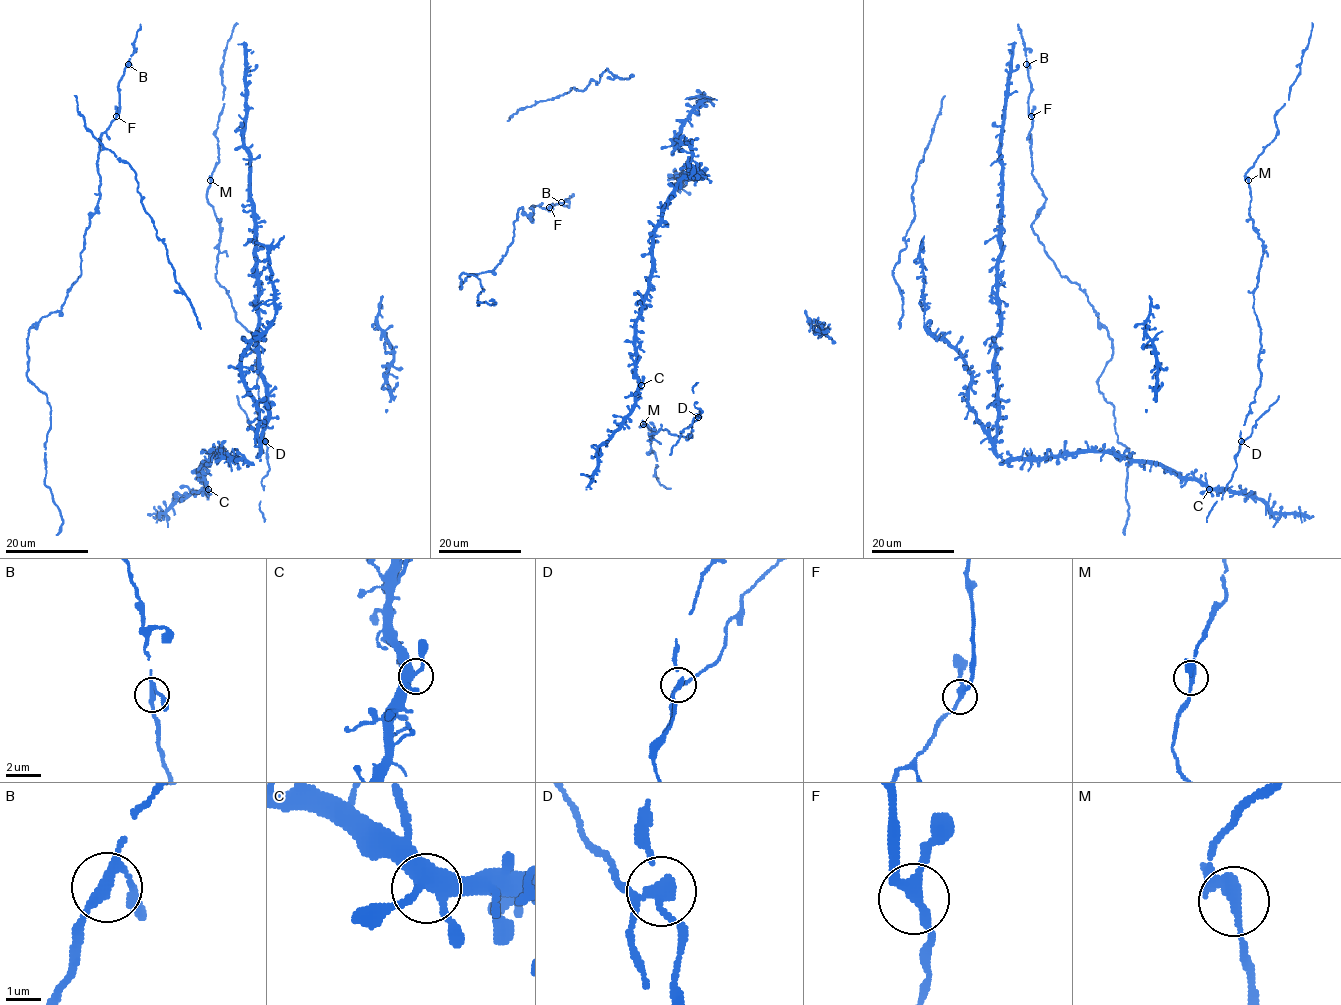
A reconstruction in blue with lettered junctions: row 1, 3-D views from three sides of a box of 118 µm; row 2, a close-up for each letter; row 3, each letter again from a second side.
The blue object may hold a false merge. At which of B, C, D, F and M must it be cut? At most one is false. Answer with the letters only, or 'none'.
D

